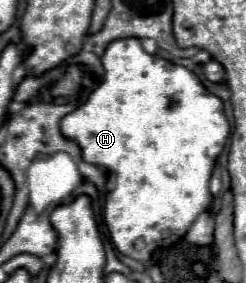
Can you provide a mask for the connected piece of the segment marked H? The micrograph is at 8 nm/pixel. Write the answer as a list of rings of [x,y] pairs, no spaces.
[[[125,38],[125,40],[115,40],[107,46],[105,54],[101,56],[101,64],[105,68],[105,74],[103,74],[103,82],[91,92],[91,96],[87,98],[85,104],[81,104],[77,110],[73,110],[71,114],[67,114],[63,120],[61,120],[61,130],[67,138],[73,138],[81,150],[83,150],[83,158],[91,164],[97,164],[97,166],[103,166],[107,168],[109,172],[113,172],[117,176],[115,180],[115,188],[107,194],[107,204],[105,204],[105,222],[107,222],[107,228],[109,228],[109,234],[111,234],[111,240],[115,242],[117,250],[133,260],[139,260],[139,262],[149,262],[151,260],[151,254],[157,250],[157,248],[165,248],[165,246],[171,246],[175,244],[177,240],[181,240],[185,236],[185,232],[191,228],[191,224],[195,222],[195,218],[211,206],[213,198],[211,198],[211,192],[209,192],[209,180],[213,176],[213,170],[215,170],[215,164],[225,148],[225,142],[229,138],[229,122],[227,122],[227,116],[225,116],[225,110],[223,110],[223,102],[221,98],[209,94],[205,90],[205,86],[199,82],[199,78],[183,68],[183,66],[177,66],[169,60],[163,60],[163,58],[157,58],[157,56],[151,56],[143,50],[141,46],[141,40],[139,38]]]

